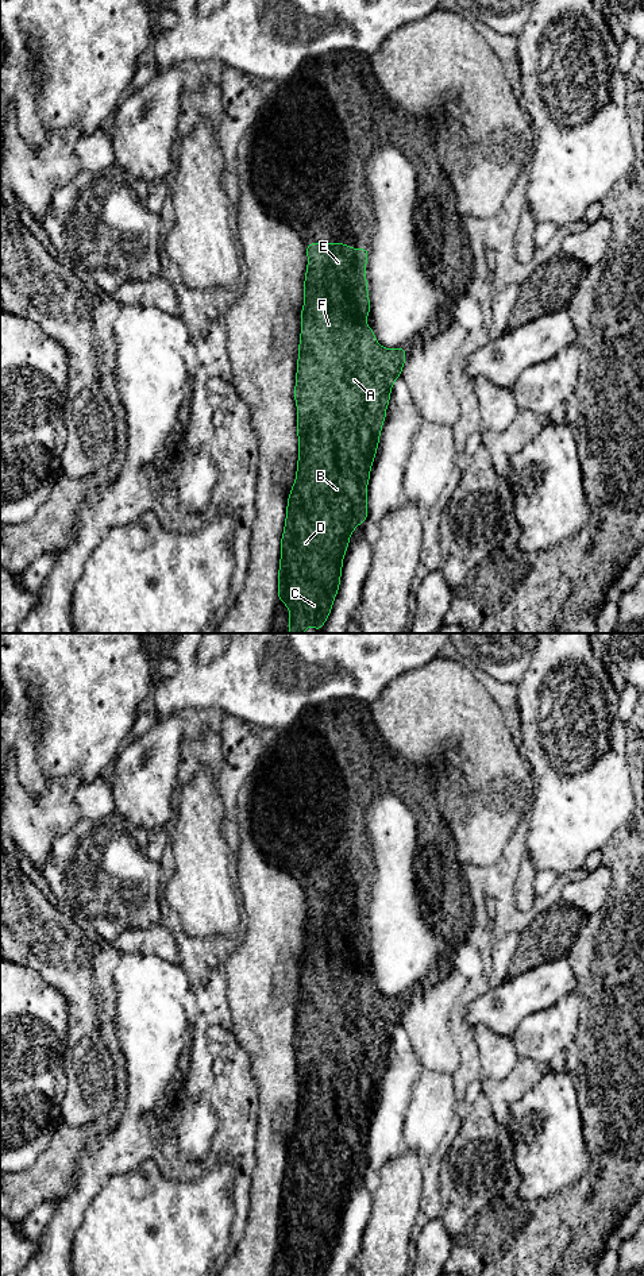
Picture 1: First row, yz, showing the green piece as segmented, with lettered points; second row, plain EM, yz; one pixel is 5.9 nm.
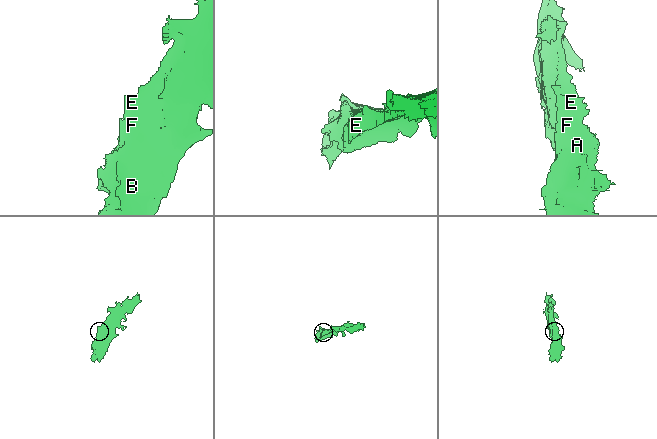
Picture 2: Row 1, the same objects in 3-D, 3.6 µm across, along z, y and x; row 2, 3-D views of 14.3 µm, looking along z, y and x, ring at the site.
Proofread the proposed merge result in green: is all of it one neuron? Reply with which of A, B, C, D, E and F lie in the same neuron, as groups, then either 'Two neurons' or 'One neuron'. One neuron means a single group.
Groups: A B C D E F. One neuron

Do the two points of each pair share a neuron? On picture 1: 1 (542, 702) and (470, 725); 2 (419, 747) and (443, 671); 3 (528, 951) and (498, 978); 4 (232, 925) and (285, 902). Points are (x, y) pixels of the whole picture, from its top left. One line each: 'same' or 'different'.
1: different
2: same
3: different
4: different

